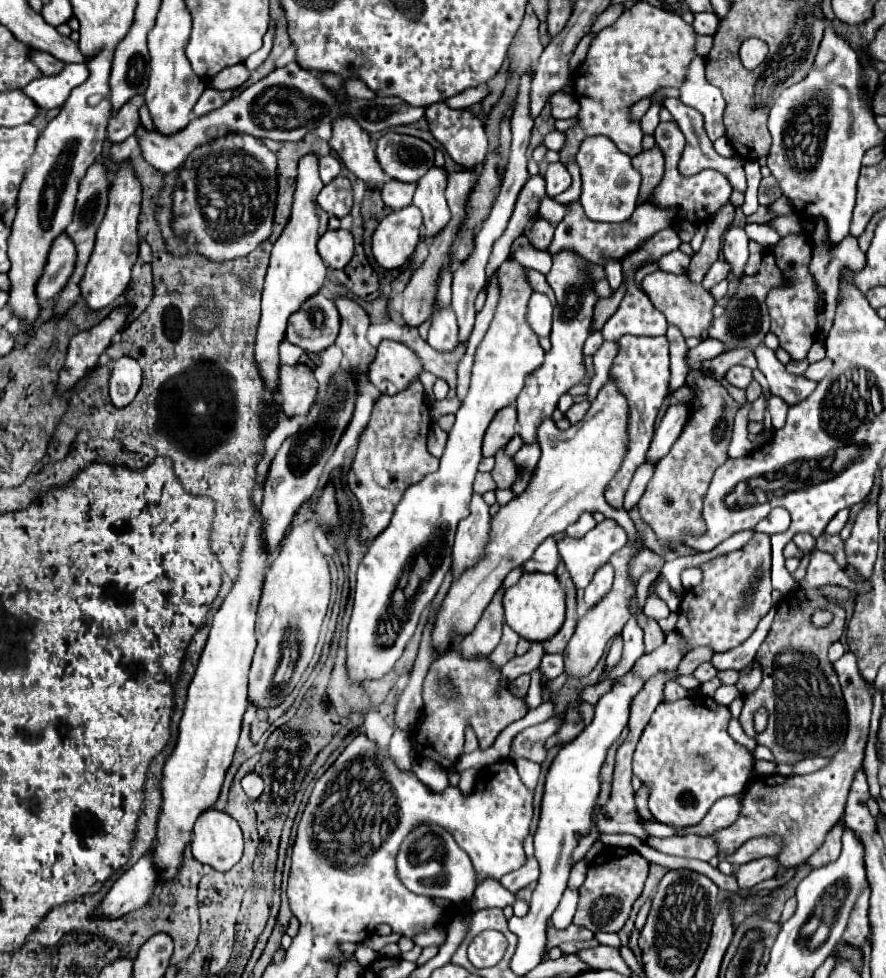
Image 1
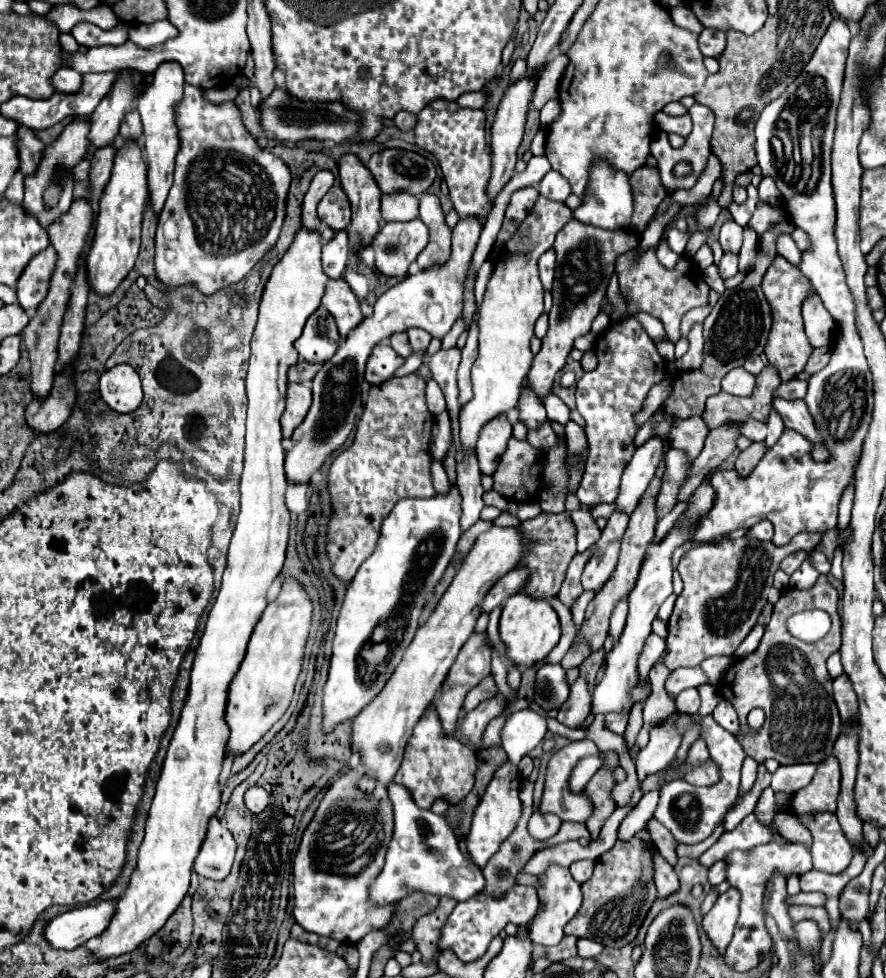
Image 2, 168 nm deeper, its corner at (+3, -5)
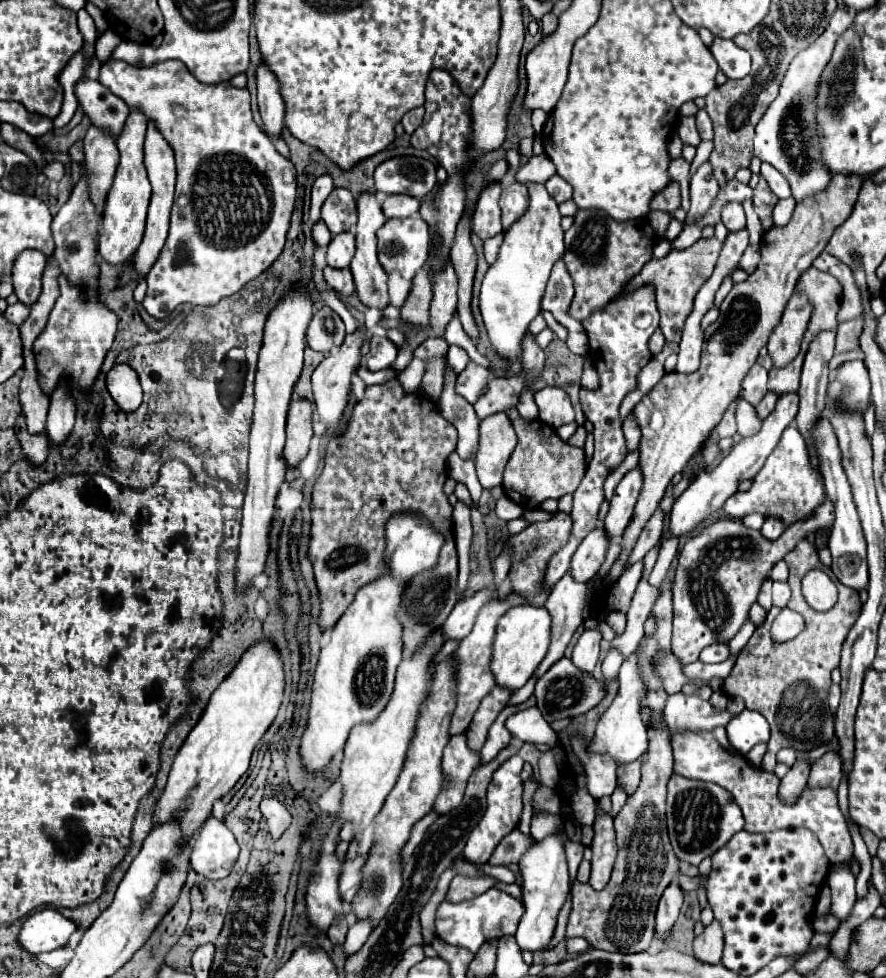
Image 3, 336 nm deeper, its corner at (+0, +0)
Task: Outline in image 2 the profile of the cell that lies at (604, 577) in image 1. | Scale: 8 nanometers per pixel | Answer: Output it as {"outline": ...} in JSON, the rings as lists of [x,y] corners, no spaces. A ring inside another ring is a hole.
{"outline":[[[614,511],[614,515],[608,519],[606,527],[602,529],[600,539],[590,547],[592,555],[584,567],[582,573],[582,587],[598,591],[608,577],[612,575],[616,561],[618,561],[618,551],[620,551],[620,541],[628,525],[628,515]]]}

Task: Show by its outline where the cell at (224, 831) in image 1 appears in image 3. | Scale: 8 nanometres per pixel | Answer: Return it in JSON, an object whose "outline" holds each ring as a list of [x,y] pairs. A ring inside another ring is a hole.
{"outline":[[[207,818],[203,828],[193,836],[191,866],[197,874],[211,880],[227,878],[239,854],[239,844],[231,830],[217,818]]]}

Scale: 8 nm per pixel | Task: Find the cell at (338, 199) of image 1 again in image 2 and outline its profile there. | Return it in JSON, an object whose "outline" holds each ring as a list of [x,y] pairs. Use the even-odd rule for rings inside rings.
{"outline":[[[332,187],[318,205],[318,217],[334,231],[346,229],[350,223],[350,203],[342,187]]]}

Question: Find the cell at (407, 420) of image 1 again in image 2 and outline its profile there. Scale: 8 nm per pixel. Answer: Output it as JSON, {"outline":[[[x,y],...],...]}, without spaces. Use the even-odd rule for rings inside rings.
{"outline":[[[392,377],[384,387],[370,387],[354,443],[332,461],[328,471],[332,519],[328,523],[326,555],[332,563],[332,573],[342,583],[348,585],[358,567],[372,555],[380,525],[400,499],[420,499],[436,493],[430,477],[432,459],[428,453],[432,419],[426,407],[426,381],[422,377]]]}

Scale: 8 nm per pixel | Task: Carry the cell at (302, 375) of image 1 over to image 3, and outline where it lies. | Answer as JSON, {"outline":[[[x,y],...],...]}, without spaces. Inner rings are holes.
{"outline":[[[293,396],[287,412],[287,444],[285,460],[287,466],[297,466],[307,454],[309,442],[313,438],[313,404],[307,398]]]}

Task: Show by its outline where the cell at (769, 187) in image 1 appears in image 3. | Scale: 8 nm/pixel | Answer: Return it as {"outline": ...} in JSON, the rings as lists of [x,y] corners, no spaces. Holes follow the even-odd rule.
{"outline":[[[767,162],[761,164],[761,178],[767,180],[769,188],[777,194],[777,198],[789,198],[791,196],[791,188],[789,188],[787,178],[777,168],[773,168],[771,164],[767,164]]]}

